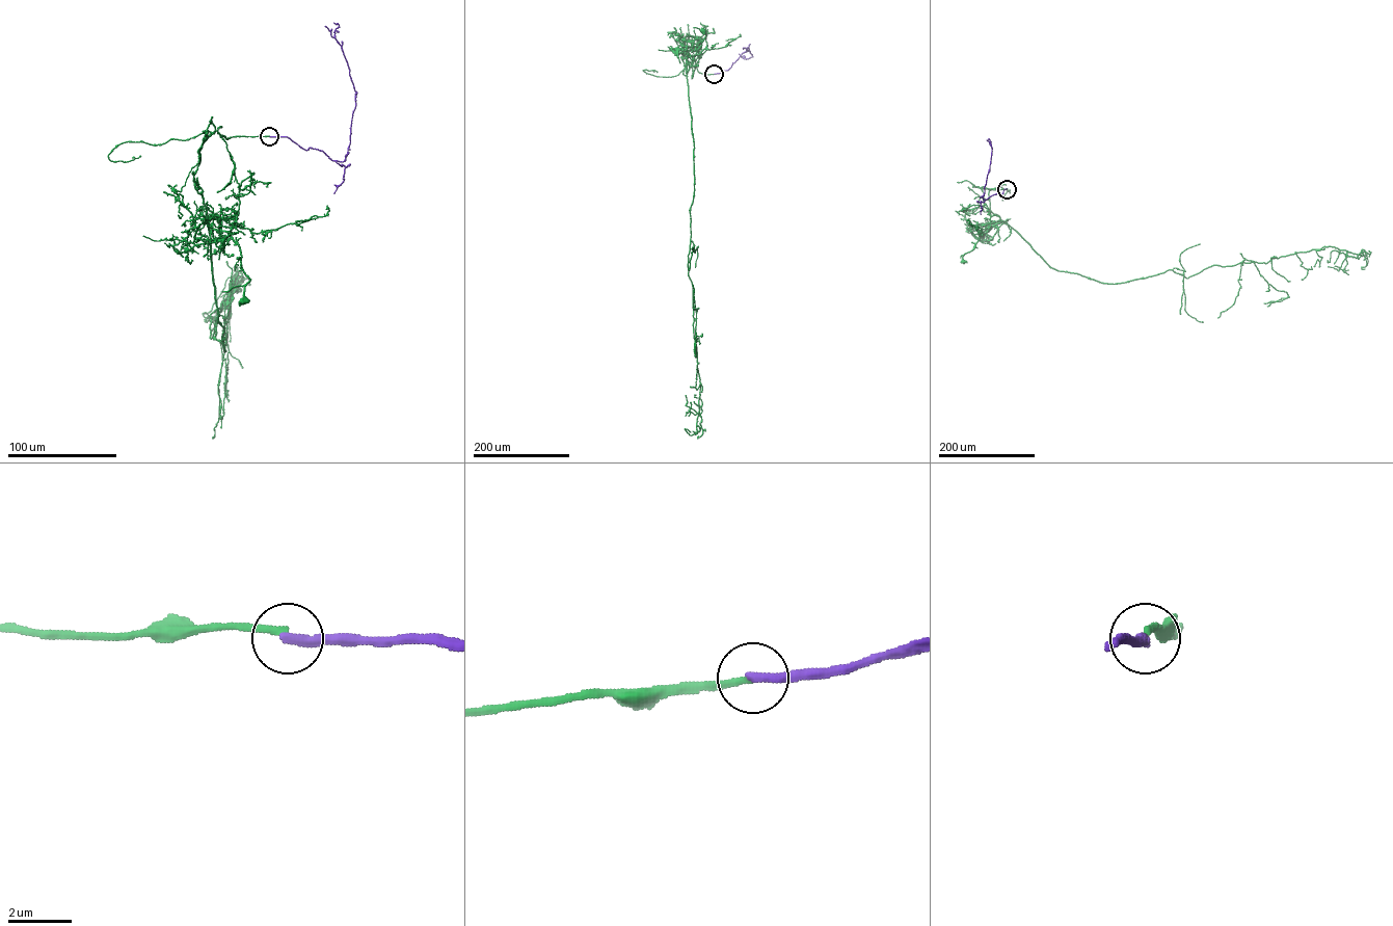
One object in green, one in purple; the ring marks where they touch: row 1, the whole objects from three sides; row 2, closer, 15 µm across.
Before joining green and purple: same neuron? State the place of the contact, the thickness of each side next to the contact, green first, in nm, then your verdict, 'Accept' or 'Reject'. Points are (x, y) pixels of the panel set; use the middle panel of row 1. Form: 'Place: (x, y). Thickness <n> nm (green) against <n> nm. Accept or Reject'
Place: (714, 74). Thickness 200 nm (green) against 320 nm. Reject

